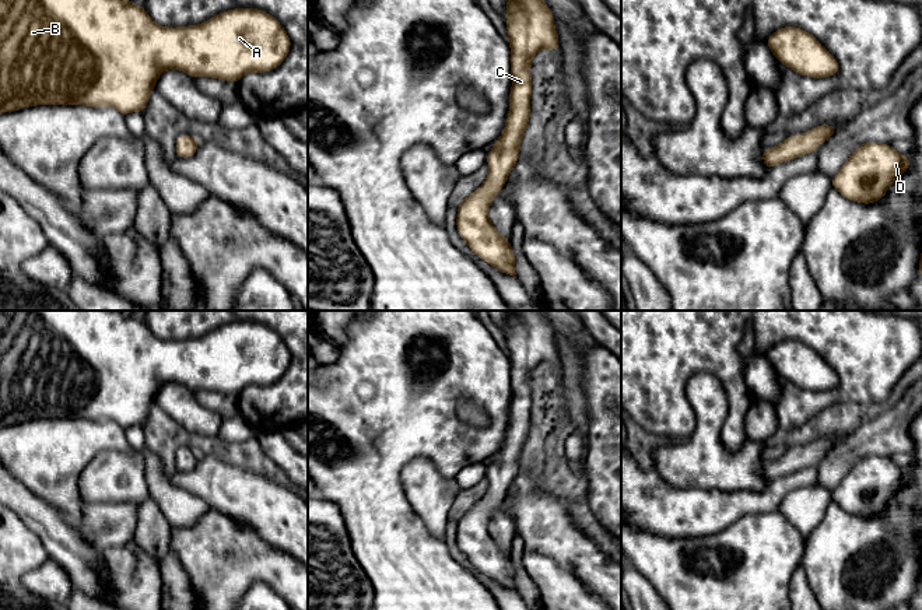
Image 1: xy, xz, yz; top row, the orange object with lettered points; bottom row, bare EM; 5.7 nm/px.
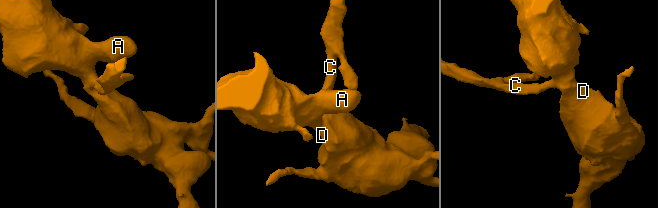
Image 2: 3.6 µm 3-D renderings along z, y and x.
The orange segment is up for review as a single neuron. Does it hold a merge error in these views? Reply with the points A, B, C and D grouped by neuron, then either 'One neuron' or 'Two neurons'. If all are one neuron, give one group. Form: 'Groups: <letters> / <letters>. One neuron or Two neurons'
Groups: A B C D. One neuron

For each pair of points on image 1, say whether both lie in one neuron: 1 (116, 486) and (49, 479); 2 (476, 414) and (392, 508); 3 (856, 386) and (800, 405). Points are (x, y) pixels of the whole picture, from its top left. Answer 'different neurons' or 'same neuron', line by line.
1: different neurons
2: different neurons
3: different neurons

